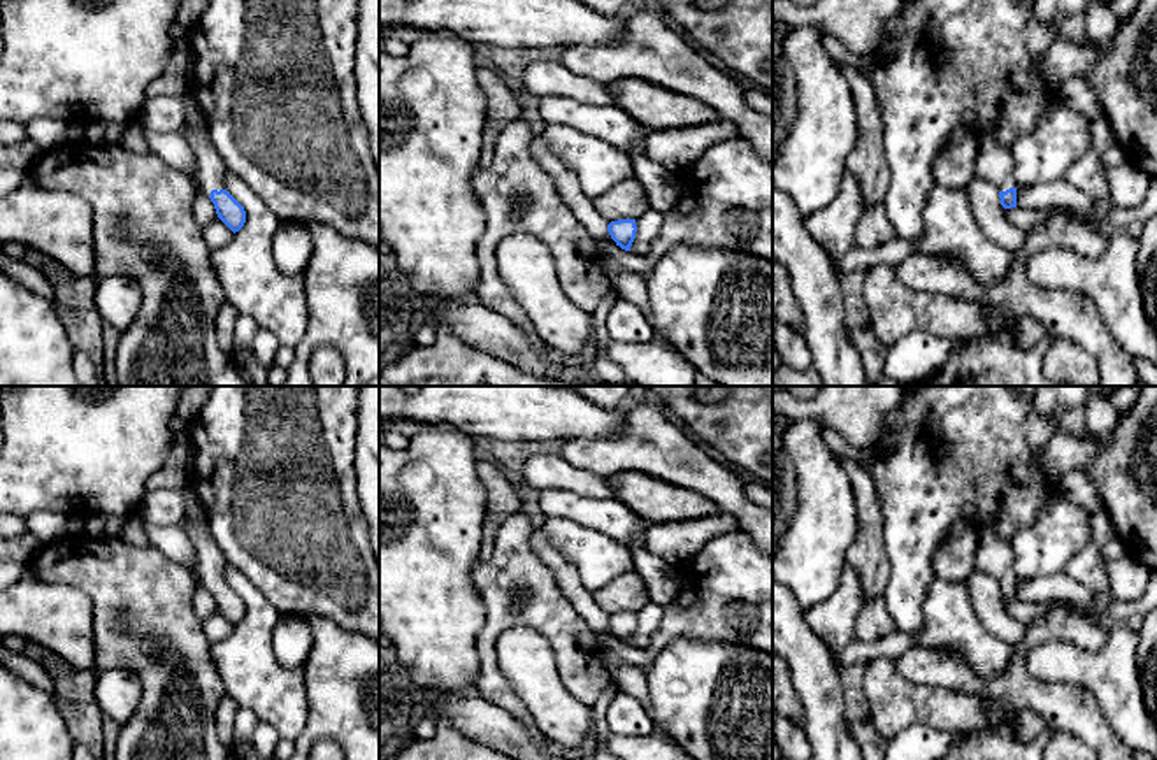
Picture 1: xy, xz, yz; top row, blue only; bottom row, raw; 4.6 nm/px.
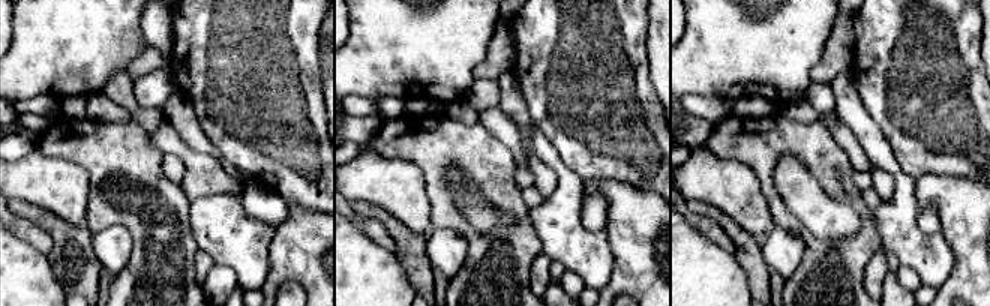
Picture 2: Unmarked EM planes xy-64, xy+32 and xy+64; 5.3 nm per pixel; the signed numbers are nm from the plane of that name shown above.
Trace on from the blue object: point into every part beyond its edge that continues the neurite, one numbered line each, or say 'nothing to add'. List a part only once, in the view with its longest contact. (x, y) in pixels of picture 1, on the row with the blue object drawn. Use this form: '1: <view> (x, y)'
1: xy (211, 174)

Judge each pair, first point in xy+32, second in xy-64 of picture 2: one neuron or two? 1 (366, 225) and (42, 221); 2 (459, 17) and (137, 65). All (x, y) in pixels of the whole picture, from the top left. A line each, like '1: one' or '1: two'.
1: two
2: two

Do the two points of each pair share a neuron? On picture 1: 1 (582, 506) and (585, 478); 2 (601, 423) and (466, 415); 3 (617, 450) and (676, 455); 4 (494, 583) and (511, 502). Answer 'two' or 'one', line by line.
1: two
2: one
3: one
4: two

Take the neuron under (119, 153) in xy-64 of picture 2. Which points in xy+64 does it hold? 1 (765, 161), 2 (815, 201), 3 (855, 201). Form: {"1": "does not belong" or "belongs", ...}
{"1": "belongs", "2": "does not belong", "3": "belongs"}

